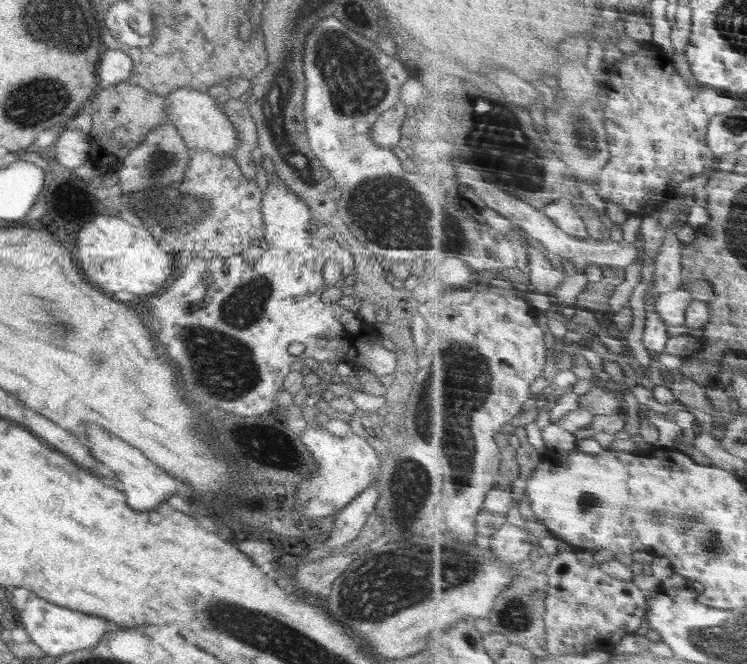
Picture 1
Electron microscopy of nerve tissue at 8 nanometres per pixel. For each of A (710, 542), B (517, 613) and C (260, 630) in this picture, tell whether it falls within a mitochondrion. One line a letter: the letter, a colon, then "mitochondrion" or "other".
A: mitochondrion
B: mitochondrion
C: mitochondrion

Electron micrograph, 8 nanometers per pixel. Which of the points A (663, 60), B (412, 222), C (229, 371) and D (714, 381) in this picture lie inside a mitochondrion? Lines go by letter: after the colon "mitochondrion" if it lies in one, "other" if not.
A: other
B: mitochondrion
C: mitochondrion
D: other

